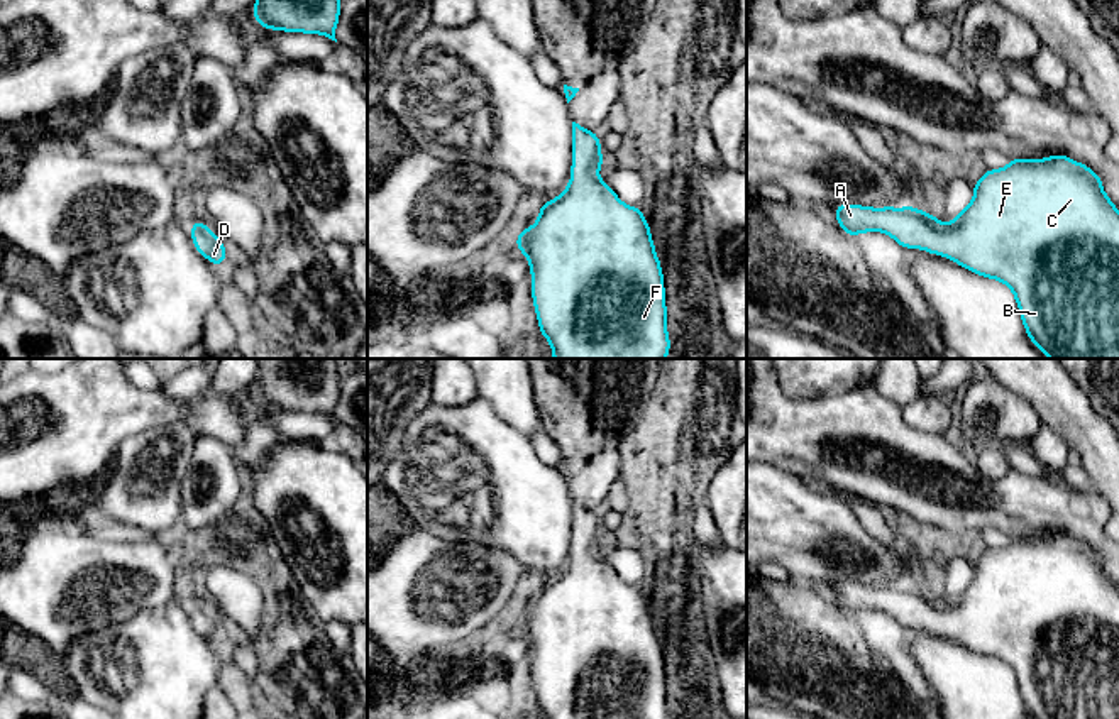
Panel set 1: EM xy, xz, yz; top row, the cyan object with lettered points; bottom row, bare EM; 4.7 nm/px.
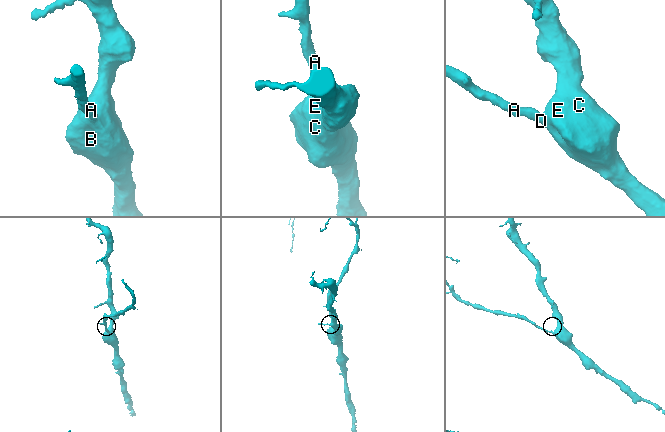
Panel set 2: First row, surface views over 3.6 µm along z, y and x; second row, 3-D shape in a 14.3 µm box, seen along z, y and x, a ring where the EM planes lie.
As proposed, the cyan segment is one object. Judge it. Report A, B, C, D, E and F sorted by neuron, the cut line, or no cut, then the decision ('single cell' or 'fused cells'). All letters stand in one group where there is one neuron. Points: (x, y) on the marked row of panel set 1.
groups A B C D E F; cut none; single cell

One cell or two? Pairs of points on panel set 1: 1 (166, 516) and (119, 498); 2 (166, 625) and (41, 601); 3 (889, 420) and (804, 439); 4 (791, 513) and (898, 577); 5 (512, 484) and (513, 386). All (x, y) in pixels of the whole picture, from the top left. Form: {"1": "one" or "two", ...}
{"1": "one", "2": "two", "3": "one", "4": "one", "5": "two"}

